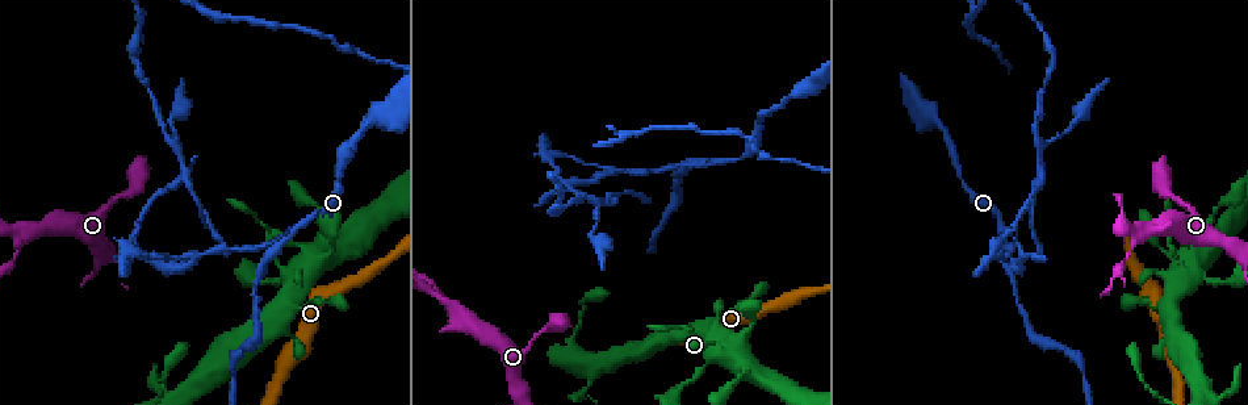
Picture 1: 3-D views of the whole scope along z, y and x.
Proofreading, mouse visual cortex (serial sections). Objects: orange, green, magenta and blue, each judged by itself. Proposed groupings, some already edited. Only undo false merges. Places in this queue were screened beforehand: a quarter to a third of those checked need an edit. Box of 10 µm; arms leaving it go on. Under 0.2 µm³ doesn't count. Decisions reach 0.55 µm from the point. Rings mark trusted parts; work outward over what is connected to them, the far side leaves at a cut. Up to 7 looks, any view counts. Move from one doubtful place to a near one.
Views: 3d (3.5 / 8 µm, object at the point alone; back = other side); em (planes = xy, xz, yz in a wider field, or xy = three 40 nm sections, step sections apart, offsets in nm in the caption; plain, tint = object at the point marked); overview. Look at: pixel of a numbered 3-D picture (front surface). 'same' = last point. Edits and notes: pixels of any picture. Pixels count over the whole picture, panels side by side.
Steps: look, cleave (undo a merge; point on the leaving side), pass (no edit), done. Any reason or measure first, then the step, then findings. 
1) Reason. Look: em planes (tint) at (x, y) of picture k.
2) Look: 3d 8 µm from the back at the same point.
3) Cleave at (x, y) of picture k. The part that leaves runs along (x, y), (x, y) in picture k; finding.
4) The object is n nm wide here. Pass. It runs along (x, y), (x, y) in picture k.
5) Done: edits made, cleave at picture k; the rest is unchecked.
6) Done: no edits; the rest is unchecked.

Two arms at a narrow angle. Look: 3d 3.5 µm at (286, 236) of picture 1.

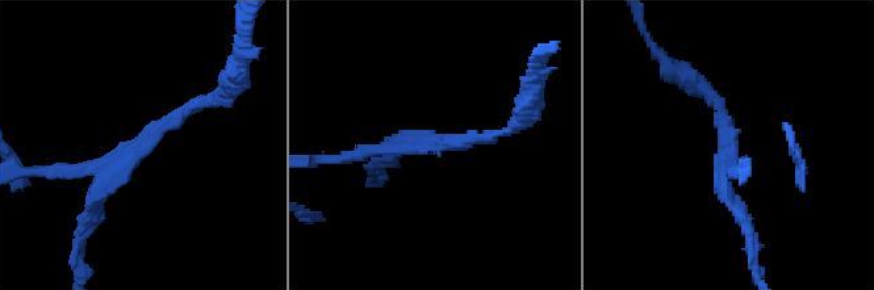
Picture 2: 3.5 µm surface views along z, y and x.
3 arms meet here; the arms are 150, 150, 150 nm wide; shape alone is not enough. Look: em xy step 2 (tint) at (135, 144) of picture 2.

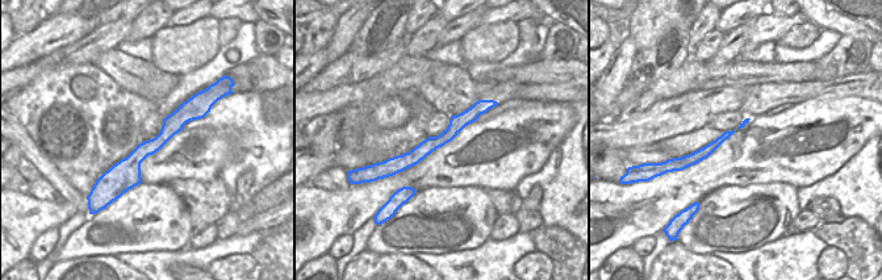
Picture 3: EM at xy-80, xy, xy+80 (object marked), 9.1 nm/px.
Cleave at (344, 159) of picture 2. Two cells meet here.

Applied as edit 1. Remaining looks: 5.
Thick turns thin. Look: 3d 3.5 µm at (29, 234) of picture 1.

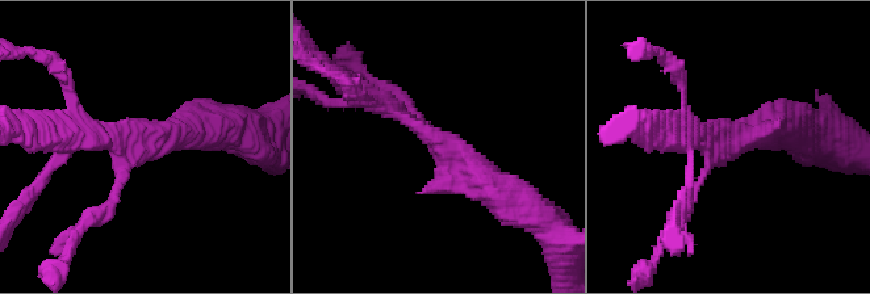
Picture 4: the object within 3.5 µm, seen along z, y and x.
Now the EM. Look: em planes (tint) at (733, 143) of picture 4.

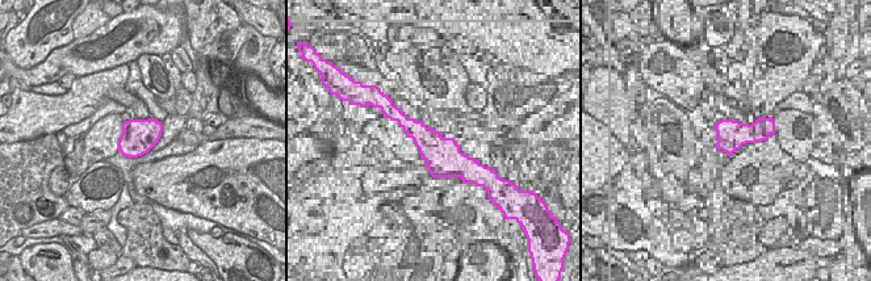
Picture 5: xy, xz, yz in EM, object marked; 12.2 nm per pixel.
Pass. It runs along (509, 200), (427, 133), (371, 99) in picture 4; continuous, no second cell.

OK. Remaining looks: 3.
Sudden change in width. Look: 3d 3.5 µm at (1027, 317) of picture 1.

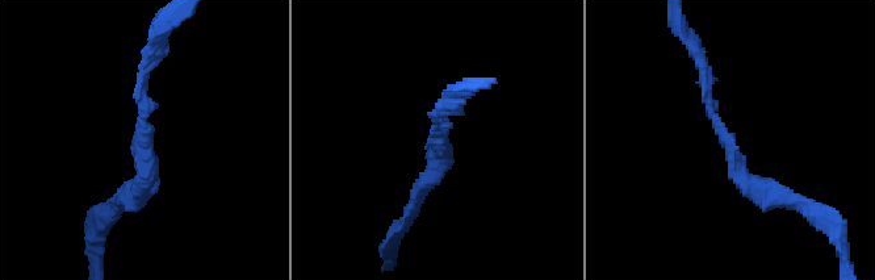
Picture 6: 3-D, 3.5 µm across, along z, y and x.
The arms are 150, 250 nm wide. Look: em xy step 1 (plain) at (440, 139) of picture 6.

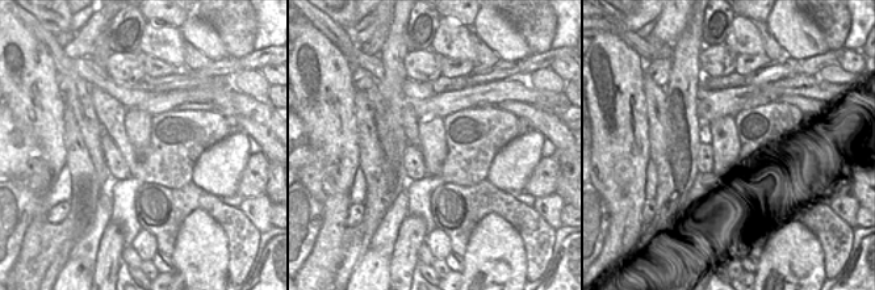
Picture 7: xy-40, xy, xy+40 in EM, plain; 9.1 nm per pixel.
Where the object lies. Look: em xy step 1 (tint) at the same point.

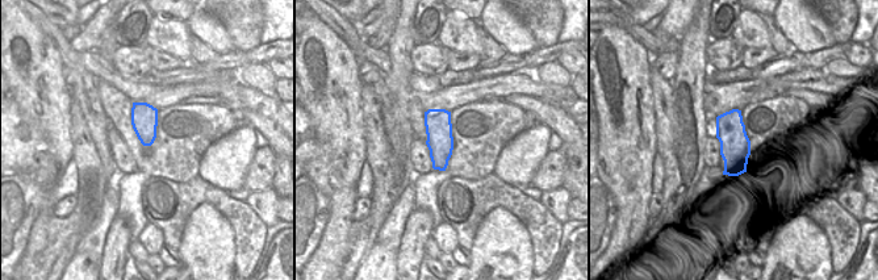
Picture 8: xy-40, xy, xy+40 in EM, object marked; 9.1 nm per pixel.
Pass. It runs along (700, 58), (737, 171), (778, 196) in picture 6; all the same cell.

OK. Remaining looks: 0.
Done: edits made, cleave at picture 2; the rest is unchecked.

